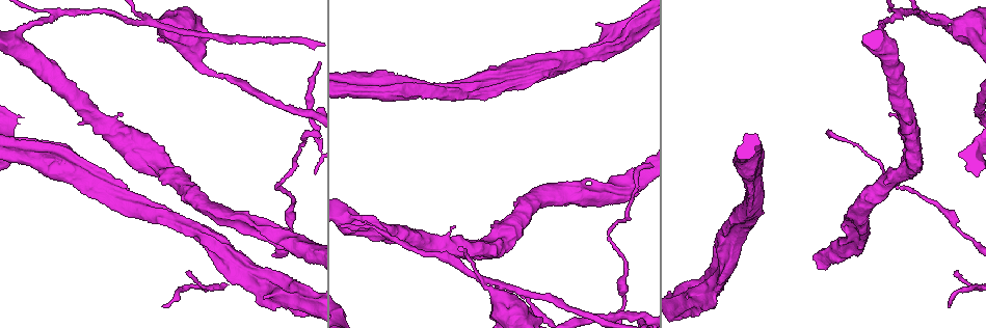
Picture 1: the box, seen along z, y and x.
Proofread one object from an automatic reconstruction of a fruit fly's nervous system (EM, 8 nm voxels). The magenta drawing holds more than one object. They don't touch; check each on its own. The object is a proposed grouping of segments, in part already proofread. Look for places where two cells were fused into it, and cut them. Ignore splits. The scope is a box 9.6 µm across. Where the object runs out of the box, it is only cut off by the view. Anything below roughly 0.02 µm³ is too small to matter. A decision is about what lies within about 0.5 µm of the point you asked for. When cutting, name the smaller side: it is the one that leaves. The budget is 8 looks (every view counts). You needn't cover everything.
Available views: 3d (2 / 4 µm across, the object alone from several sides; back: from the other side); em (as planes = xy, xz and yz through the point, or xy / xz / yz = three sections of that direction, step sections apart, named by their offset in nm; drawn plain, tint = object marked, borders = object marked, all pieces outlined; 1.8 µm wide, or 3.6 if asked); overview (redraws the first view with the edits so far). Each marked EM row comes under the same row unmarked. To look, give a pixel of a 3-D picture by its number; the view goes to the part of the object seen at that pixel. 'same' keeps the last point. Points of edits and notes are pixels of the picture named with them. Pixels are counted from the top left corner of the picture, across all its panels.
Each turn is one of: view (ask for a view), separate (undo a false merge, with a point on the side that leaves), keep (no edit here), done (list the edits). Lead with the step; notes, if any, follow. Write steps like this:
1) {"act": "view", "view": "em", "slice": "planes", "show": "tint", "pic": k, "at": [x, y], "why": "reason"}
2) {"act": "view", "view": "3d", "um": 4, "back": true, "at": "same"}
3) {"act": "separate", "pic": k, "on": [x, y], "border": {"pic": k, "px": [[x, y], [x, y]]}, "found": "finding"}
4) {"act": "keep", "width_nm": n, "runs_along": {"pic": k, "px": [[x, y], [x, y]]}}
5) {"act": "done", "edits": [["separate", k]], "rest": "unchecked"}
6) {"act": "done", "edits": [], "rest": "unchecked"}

{"act": "view", "view": "3d", "um": 4, "pic": 1, "at": [278, 189], "why": "abrupt turn"}

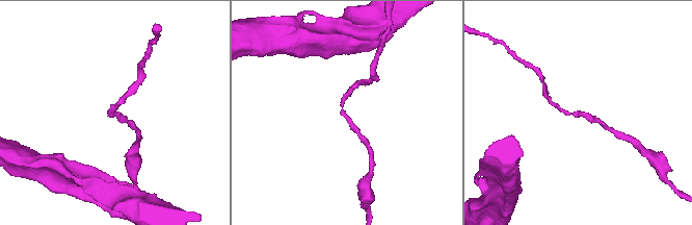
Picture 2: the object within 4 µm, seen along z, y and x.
{"act": "view", "view": "em", "um": 3.6, "slice": "planes", "show": "tint", "pic": 2, "at": [341, 103], "why": "need the tissue"}

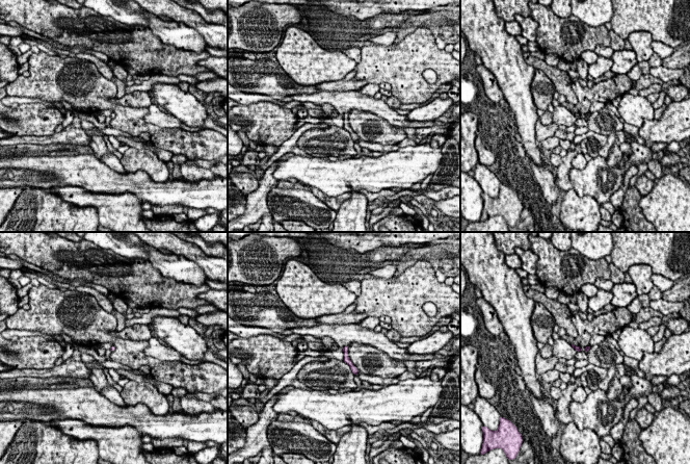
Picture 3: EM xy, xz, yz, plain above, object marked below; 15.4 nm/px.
{"act": "keep", "runs_along": {"pic": 3, "px": [[347, 346], [346, 359], [355, 372]]}, "found": "one cell here"}

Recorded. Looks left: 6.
{"act": "view", "view": "em", "slice": "planes", "show": "tint", "pic": 1, "at": [911, 152], "why": "arms part here"}

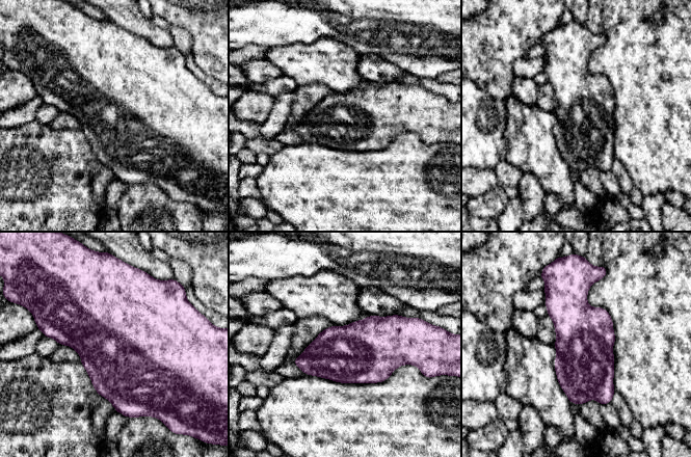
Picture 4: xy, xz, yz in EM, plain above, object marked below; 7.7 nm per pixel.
{"act": "keep", "found": "all the same cell"}

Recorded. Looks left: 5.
{"act": "view", "view": "em", "slice": "planes", "show": "tint", "pic": 1, "at": [944, 22], "why": "small branch off a trunk"}

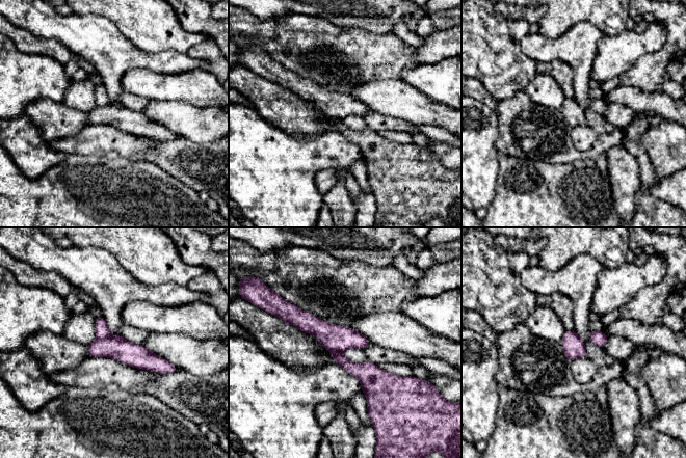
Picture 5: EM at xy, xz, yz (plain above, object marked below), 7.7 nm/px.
{"act": "separate", "pic": 5, "on": [361, 371], "width_nm": 170, "border": {"pic": 5, "px": [[342, 351], [330, 352]]}, "found": "two cells meet here"}

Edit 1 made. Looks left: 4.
{"act": "view", "view": "overview", "why": "see it whole again"}

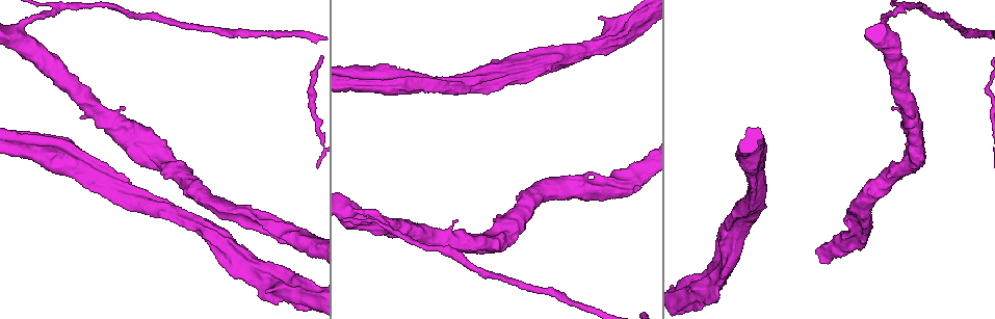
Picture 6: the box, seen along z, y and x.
{"act": "view", "view": "3d", "um": 2, "pic": 6, "at": [896, 10], "why": "three arms meet"}

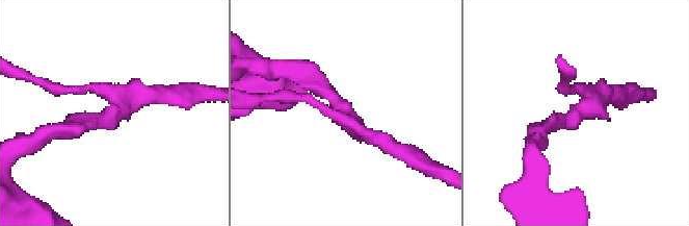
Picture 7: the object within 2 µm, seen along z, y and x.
{"act": "view", "view": "em", "slice": "xz", "step": 4, "show": "tint", "pic": 7, "at": [587, 107], "why": "need the tissue"}

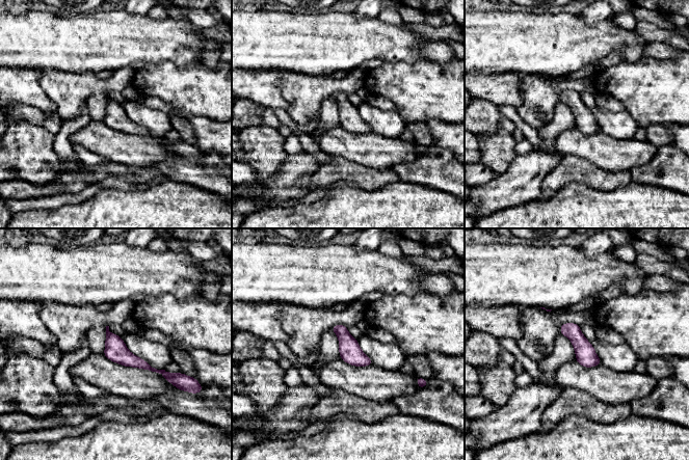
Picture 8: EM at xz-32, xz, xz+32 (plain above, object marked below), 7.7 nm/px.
{"act": "keep", "found": "continuous, no second cell"}

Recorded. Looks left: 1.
{"act": "done", "edits": [["separate", 5]], "rest": "unchecked"}

